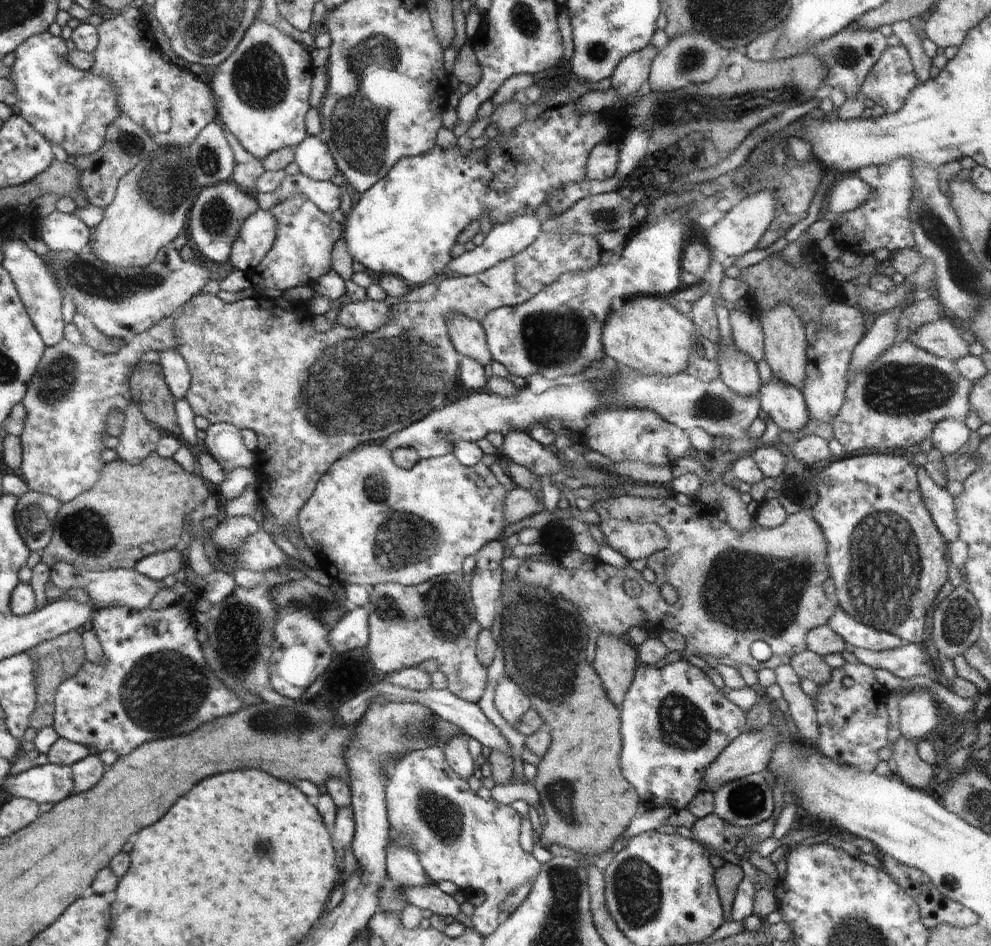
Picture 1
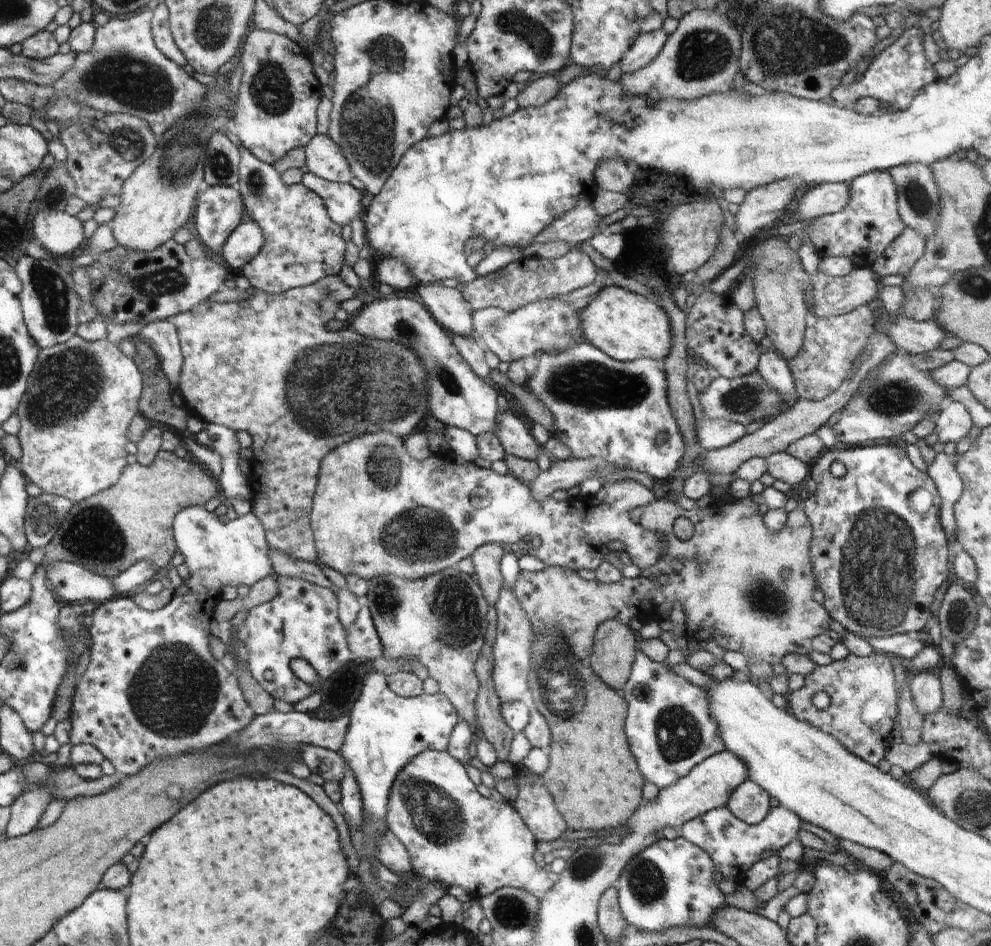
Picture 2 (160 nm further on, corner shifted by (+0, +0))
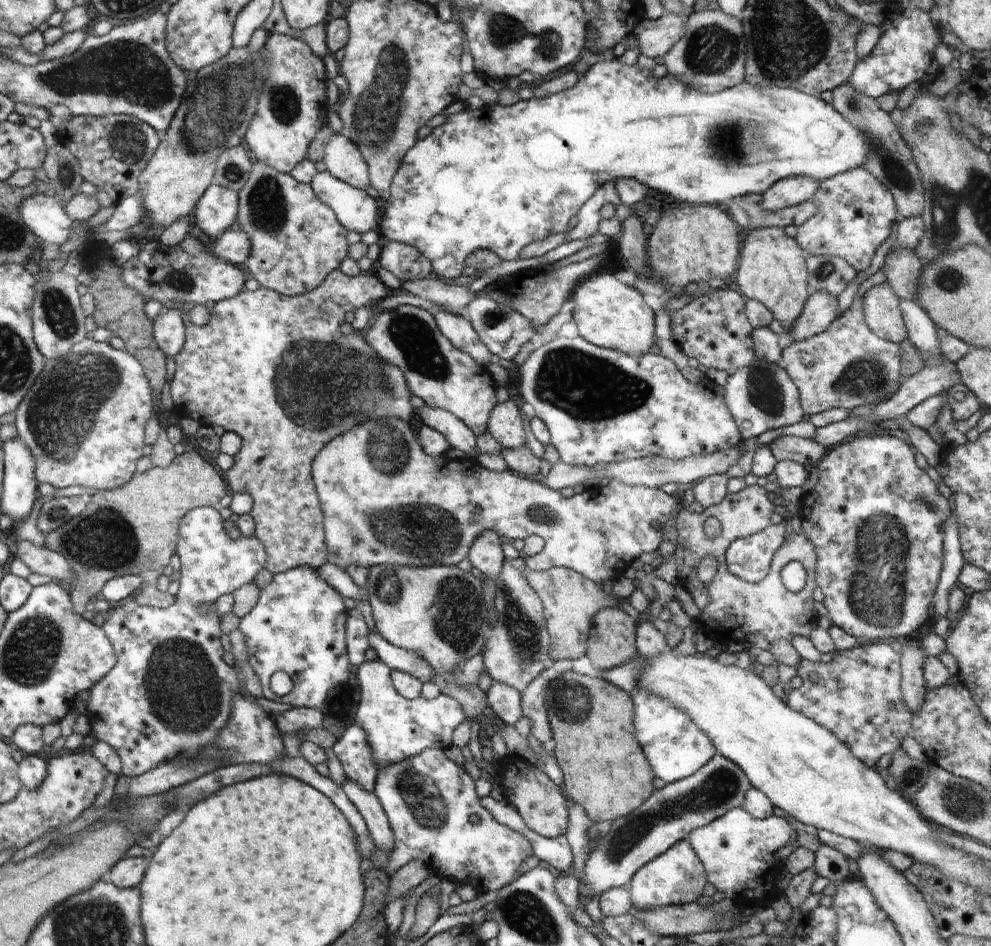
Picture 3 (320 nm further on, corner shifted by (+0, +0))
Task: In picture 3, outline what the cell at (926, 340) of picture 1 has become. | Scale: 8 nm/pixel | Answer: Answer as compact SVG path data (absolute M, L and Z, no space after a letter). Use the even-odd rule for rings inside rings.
M888 280L871 286L861 300L868 328L885 341L898 344L907 338L907 328L899 307L900 301Z

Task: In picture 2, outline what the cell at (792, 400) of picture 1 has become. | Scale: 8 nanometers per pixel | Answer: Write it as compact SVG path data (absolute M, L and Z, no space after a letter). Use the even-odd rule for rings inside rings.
M774 349L762 352L759 358L757 371L767 382L767 385L783 396L787 401L794 397L795 384L787 360Z

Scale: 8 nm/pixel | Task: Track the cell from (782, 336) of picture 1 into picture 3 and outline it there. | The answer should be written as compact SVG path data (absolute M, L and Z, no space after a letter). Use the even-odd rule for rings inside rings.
M780 227L751 228L742 234L742 240L736 284L741 294L759 300L768 307L774 318L782 322L785 332L788 332L810 296L806 264L809 254Z

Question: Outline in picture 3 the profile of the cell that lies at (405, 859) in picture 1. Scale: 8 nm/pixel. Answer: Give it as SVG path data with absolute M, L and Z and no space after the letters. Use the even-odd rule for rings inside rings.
M351 778L344 779L339 785L350 799L350 802L357 806L376 847L386 849L390 854L395 843L394 837L388 817L374 790L369 791L362 788Z

